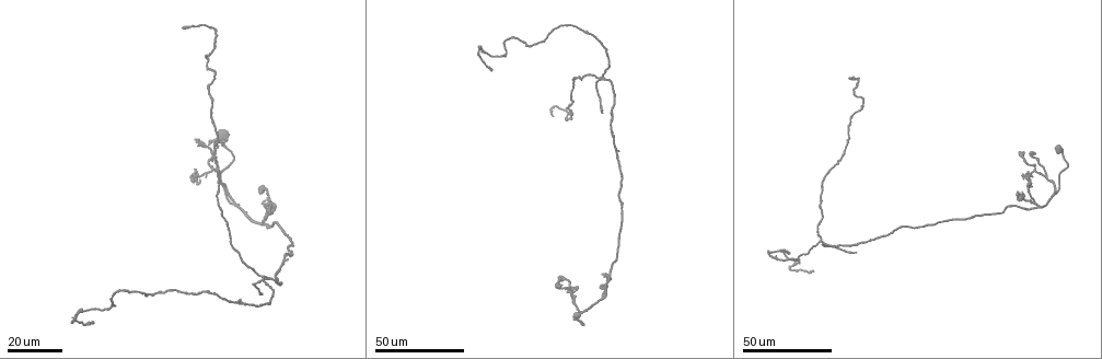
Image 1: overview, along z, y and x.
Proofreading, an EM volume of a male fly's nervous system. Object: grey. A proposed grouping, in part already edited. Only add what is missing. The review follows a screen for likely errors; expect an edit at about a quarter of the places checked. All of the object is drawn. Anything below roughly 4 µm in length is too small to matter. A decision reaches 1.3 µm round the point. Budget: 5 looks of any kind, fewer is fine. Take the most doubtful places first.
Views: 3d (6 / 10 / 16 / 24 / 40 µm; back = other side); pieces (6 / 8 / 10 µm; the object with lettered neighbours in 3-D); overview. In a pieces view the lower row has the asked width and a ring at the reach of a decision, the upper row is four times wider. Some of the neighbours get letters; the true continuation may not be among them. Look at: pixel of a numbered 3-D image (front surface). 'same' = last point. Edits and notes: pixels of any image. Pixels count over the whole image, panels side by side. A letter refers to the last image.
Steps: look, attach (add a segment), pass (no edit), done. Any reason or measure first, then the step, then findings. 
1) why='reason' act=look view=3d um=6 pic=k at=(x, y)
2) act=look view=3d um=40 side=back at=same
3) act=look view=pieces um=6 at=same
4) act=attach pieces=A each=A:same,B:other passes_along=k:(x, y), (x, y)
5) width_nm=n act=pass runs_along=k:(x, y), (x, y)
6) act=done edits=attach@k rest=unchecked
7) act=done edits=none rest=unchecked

why='tapers out' act=look view=3d um=40 pic=1 at=(603, 114)

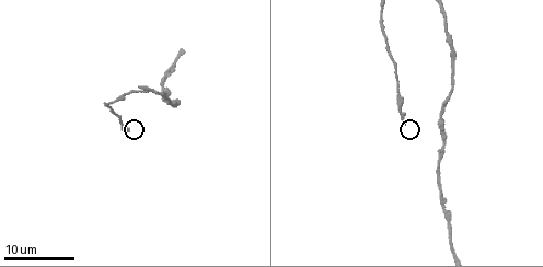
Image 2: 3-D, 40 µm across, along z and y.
why='see the neighbours' act=look view=pieces um=8 pic=2 at=(406, 124)

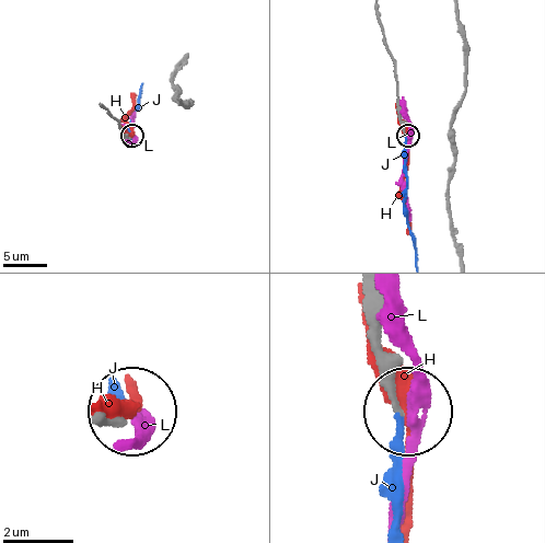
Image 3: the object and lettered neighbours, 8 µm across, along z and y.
act=attach pieces=J each=H:other,J:same,L:other found='the cell continues'

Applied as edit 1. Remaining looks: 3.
act=look view=overview

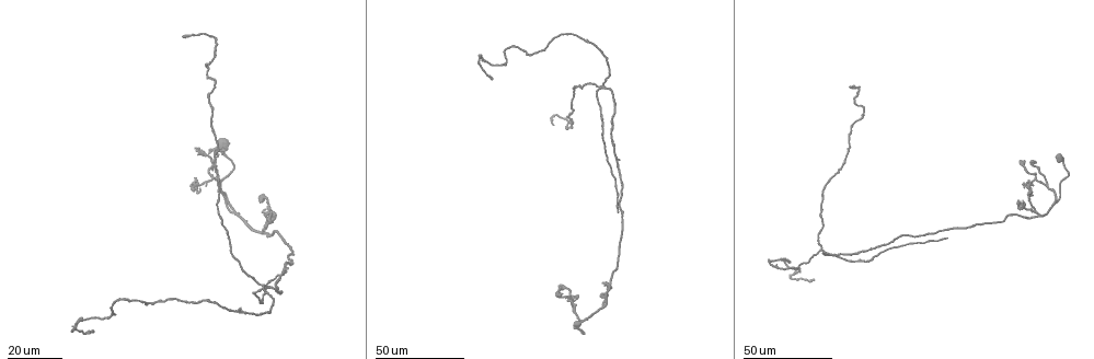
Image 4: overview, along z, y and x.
why='end of a long branch' act=look view=3d um=40 pic=4 at=(554, 123)

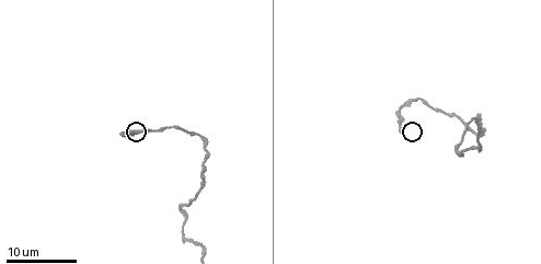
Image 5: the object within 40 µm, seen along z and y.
act=look view=pieces um=6 pic=5 at=(406, 138)

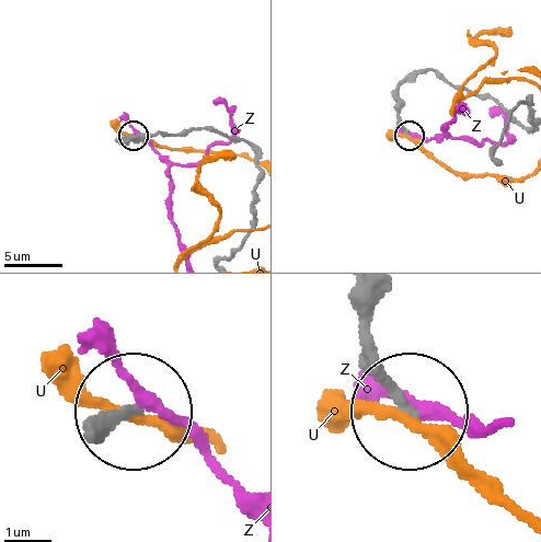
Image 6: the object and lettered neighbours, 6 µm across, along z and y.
width_nm=180 act=pass each=U:other,Z:other runs_along=6:(363, 299), (366, 369), (405, 413) found='none of them fits'

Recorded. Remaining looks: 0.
act=done edits=attach@3 rest=unchecked

